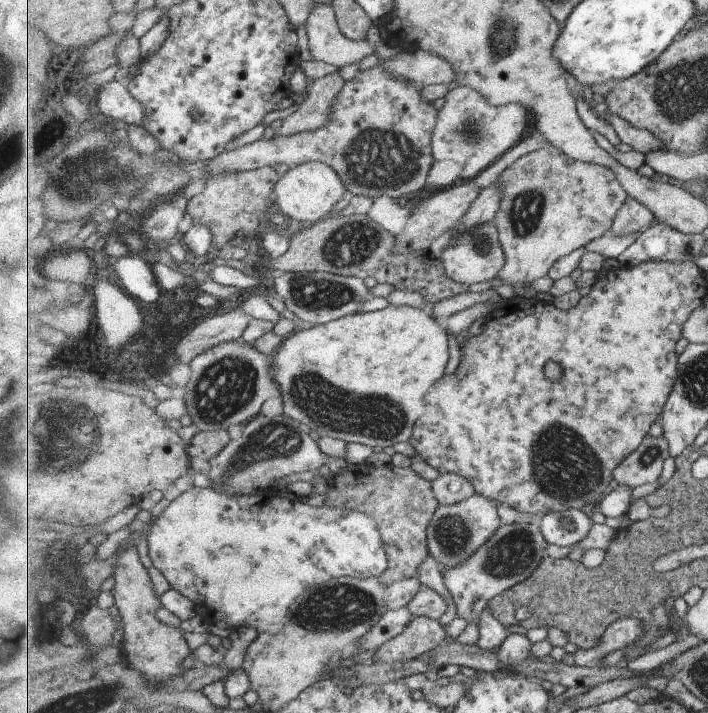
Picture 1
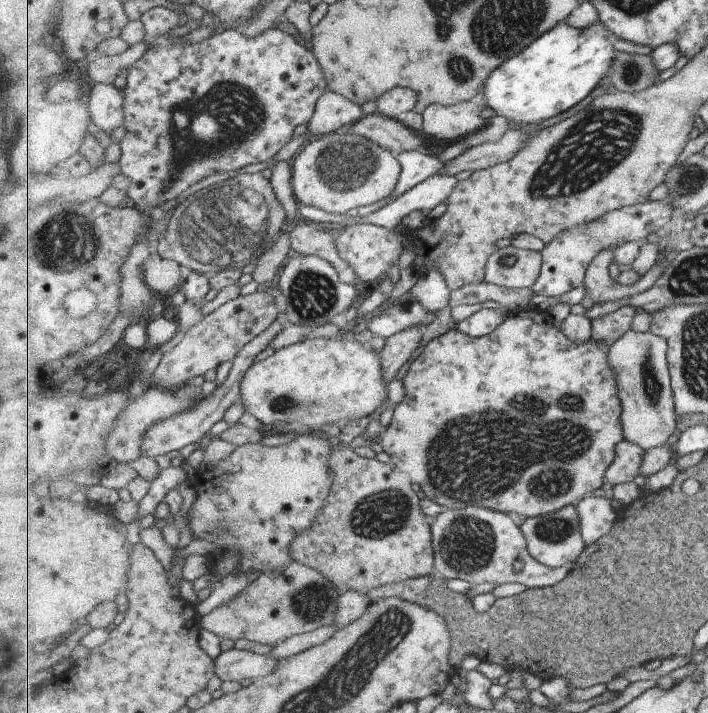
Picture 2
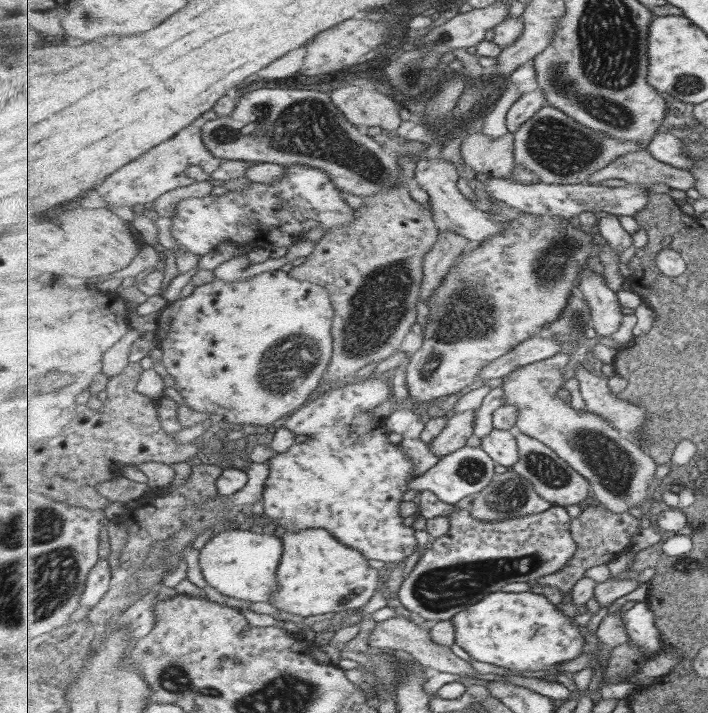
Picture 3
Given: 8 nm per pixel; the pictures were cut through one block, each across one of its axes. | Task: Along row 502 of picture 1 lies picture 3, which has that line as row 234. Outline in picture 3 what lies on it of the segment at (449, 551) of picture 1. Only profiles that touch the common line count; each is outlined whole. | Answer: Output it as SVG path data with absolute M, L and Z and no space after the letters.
M439 158L421 159L416 166L416 185L426 191L429 196L429 207L435 215L437 228L440 232L456 232L469 239L469 246L465 251L475 250L482 246L482 242L502 232L502 227L495 224L495 219L490 218L487 212L477 208L475 203L467 196L461 194L457 182L459 182L459 168L456 163Z

